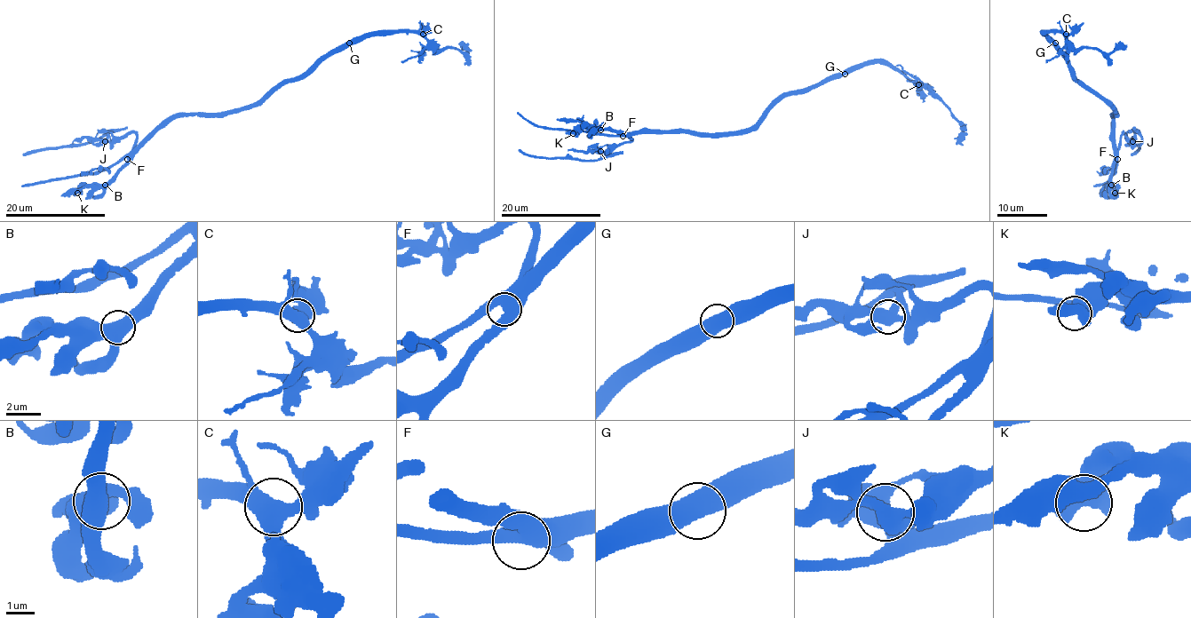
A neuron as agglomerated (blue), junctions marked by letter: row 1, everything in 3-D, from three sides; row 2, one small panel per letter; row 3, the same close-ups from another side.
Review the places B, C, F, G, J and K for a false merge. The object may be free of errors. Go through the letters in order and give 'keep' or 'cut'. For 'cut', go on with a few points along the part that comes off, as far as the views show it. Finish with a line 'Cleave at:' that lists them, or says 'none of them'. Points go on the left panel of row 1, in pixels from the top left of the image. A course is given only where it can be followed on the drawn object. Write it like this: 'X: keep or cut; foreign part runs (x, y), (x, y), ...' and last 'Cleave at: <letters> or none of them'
B: keep
C: keep
F: keep
G: keep
J: cut; foreign part runs (105, 141), (107, 134), (81, 144), (36, 148), (22, 155)
K: keep
Cleave at: J

